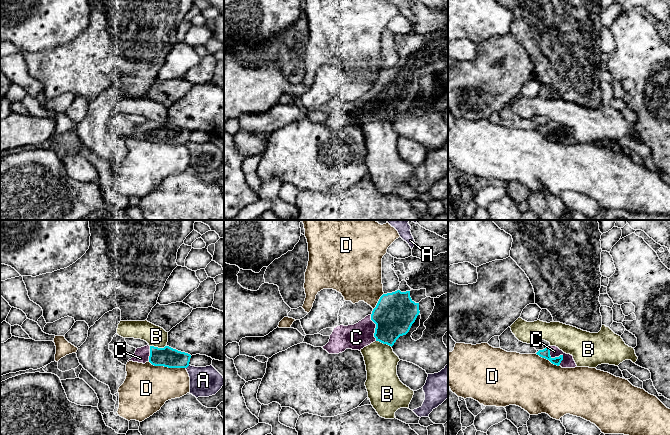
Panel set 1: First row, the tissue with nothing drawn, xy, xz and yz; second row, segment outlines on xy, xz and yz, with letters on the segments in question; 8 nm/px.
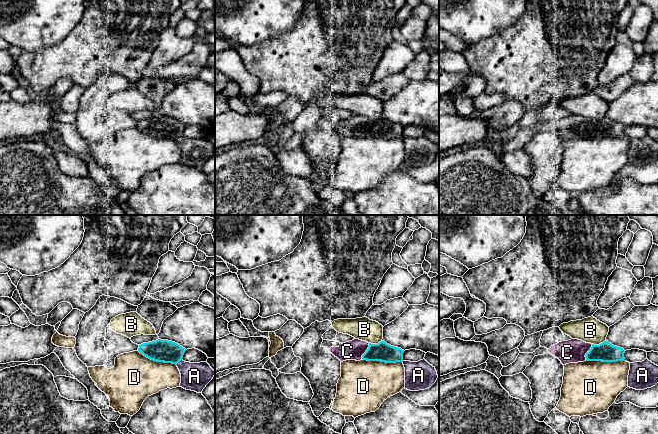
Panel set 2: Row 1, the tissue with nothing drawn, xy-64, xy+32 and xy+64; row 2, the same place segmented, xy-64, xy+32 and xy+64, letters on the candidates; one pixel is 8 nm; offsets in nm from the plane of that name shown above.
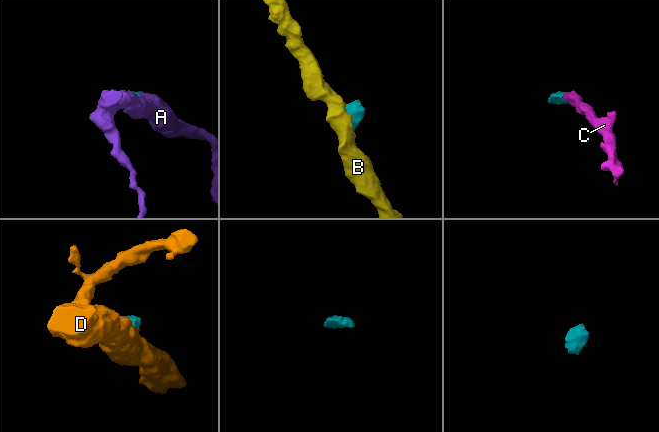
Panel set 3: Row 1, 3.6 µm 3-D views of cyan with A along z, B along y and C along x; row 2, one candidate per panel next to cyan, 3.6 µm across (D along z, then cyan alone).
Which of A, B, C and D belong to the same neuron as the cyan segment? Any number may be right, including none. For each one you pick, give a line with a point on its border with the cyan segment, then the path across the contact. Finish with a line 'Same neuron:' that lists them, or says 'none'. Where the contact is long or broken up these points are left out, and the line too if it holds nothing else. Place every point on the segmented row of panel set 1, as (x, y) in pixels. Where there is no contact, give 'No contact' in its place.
C: Touches cyan at yz (556, 357). Path across: yz (545, 353), (556, 357), (561, 355), (568, 362)
Same neuron: C

